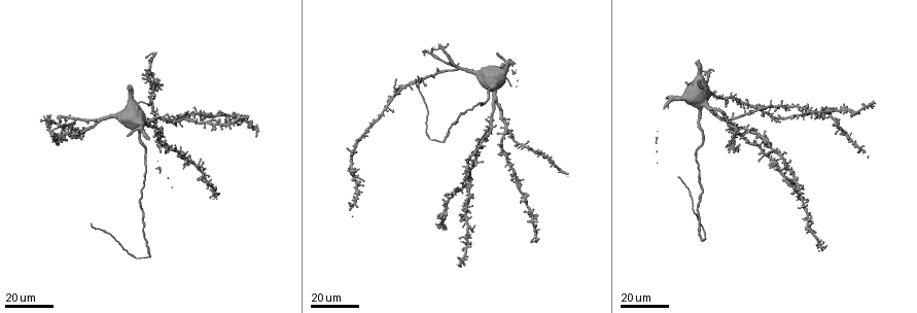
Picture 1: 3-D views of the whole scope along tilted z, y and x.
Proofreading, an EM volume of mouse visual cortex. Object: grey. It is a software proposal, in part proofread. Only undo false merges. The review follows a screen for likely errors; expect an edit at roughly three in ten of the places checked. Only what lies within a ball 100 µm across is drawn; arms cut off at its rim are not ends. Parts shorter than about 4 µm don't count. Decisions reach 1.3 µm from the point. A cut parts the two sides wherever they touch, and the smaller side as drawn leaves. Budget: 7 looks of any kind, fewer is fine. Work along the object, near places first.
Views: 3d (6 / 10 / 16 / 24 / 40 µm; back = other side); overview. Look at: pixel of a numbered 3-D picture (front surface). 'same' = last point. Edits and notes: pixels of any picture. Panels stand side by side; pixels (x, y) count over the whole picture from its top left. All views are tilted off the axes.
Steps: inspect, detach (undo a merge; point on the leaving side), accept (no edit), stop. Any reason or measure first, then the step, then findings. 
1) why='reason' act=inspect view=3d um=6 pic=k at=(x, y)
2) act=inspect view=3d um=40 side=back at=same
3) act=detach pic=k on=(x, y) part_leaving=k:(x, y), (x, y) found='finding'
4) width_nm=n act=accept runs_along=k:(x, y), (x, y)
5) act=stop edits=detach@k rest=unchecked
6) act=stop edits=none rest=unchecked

why='three-way junction' act=inspect view=3d um=16 pic=1 at=(746, 104)

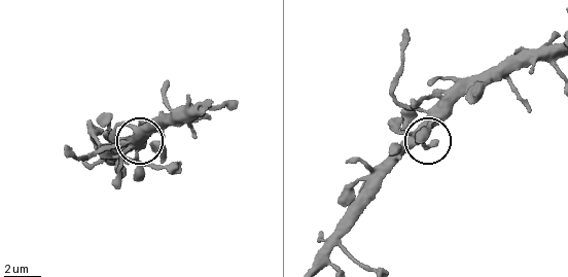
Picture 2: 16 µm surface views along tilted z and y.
act=inspect view=3d um=6 pic=2 at=(429, 118)

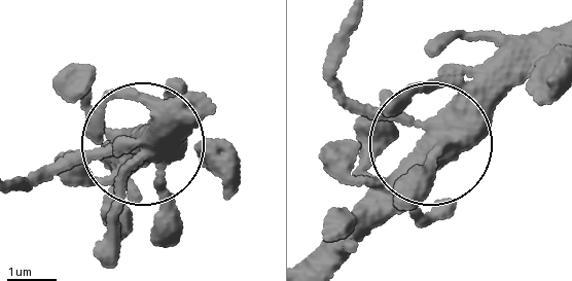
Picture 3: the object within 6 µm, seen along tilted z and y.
arms=3 act=detach pic=3 on=(51, 171) part_leaving=3:(412, 125), (342, 90), (344, 20) found='a second neuron is stuck on'

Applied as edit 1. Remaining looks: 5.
why='see it whole again' act=inspect view=overview

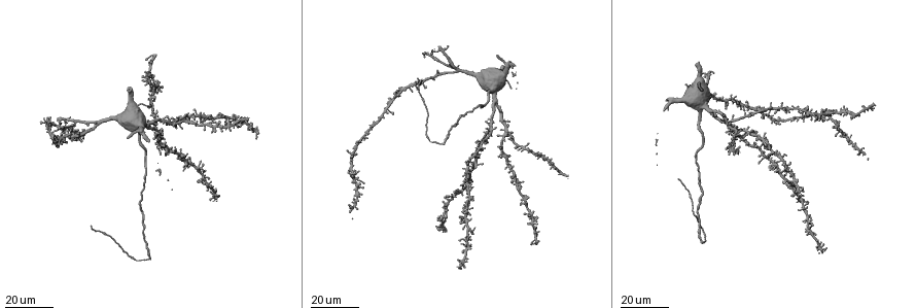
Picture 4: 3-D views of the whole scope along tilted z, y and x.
why='two arms in line, one across' act=inspect view=3d um=24 pic=4 at=(456, 71)

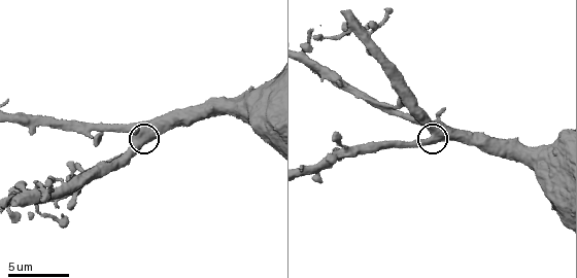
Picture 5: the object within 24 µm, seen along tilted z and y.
act=inspect view=3d um=6 pic=5 at=(431, 132)

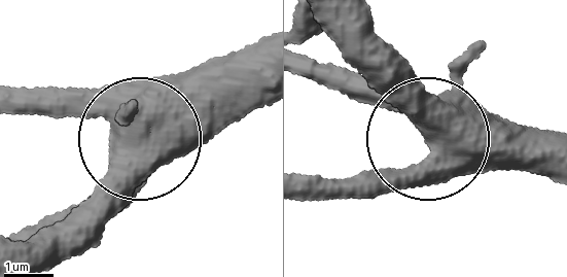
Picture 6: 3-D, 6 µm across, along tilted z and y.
side_arm_um=19 arms=3 act=accept found='one neuron here'

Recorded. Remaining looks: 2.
act=stop edits=detach@3 rest=unchecked

